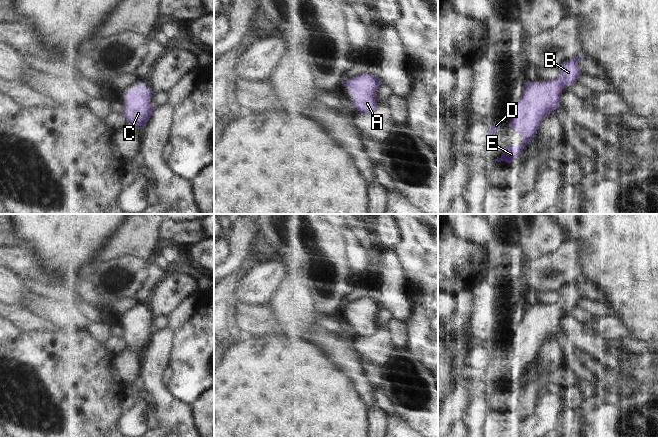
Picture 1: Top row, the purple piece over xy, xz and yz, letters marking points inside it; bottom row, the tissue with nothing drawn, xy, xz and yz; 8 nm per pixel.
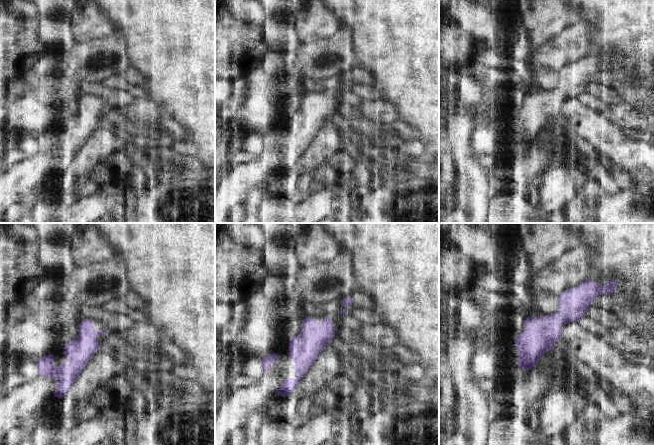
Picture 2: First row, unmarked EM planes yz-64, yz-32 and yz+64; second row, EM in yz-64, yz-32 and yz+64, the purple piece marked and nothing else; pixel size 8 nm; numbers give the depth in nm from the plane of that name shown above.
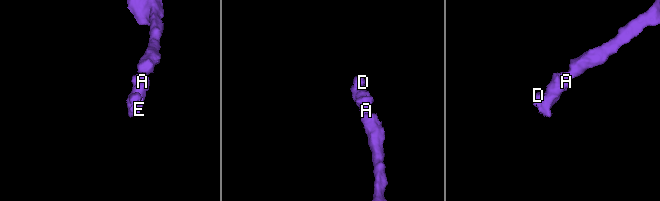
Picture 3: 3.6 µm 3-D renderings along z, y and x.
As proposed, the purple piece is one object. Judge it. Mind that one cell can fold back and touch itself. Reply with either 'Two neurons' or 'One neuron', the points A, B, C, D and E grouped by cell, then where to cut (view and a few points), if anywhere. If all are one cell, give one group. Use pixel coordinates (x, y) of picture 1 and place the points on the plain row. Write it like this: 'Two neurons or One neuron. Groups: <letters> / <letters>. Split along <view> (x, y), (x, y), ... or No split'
One neuron. Groups: A B C D E. No split

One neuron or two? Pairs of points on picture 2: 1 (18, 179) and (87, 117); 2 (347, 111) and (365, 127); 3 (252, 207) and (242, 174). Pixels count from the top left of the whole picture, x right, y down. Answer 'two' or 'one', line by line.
1: one
2: one
3: two

